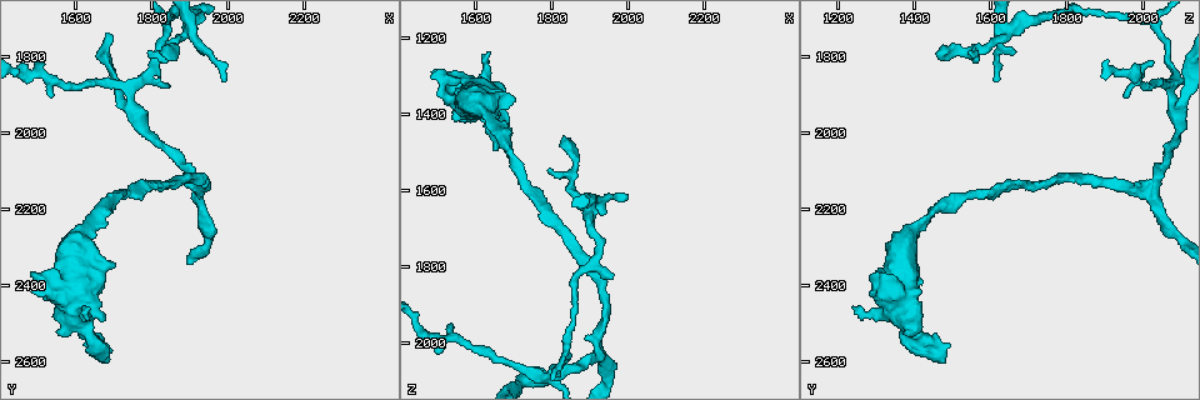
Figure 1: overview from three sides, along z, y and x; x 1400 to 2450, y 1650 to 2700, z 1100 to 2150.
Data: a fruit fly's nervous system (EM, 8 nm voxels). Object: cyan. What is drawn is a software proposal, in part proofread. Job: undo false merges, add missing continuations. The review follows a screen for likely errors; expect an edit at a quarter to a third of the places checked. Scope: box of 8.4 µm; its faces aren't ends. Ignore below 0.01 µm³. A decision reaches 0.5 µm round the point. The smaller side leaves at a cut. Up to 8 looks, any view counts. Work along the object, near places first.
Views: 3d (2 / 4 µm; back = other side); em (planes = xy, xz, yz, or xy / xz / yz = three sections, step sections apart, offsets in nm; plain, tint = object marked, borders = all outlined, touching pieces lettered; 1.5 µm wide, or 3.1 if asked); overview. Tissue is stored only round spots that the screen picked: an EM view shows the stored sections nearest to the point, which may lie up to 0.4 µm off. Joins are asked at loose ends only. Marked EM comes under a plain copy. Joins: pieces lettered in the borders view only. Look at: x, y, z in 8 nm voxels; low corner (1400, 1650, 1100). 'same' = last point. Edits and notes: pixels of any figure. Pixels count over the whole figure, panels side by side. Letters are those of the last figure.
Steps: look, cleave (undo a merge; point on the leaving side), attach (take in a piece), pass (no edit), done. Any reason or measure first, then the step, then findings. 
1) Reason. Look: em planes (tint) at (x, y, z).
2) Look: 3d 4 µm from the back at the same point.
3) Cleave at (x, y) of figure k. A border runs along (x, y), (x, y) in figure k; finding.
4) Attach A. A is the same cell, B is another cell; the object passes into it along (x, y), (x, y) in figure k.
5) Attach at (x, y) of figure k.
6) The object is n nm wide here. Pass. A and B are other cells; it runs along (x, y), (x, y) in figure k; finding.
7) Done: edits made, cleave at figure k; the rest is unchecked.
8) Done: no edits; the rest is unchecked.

Sudden change in width. Look: 3d 2 µm from the back at (1750, 1885, 2070).

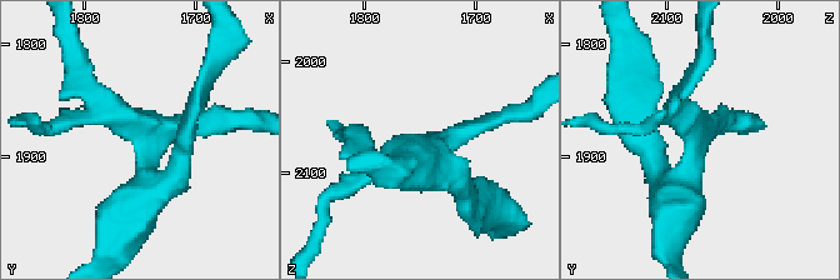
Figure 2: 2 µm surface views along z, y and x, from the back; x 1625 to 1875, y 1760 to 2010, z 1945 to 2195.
Now the EM. Look: em xy step 4 (borders) at (1746, 1880, 2076).

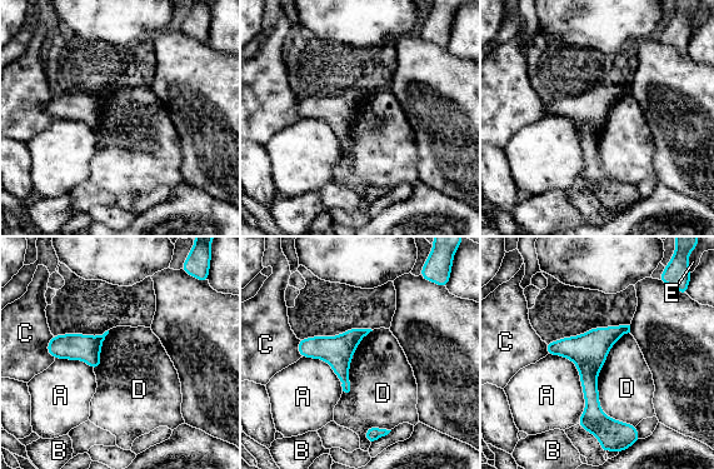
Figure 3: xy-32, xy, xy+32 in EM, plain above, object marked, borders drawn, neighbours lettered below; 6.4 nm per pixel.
Pass. A, B, C, D and E are other cells; it runs along (627, 328), (590, 357), (598, 432) in figure 3; all the same neuron.

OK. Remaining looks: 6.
Sharp bend. Look: em planes (borders) at (1900, 1730, 1660).

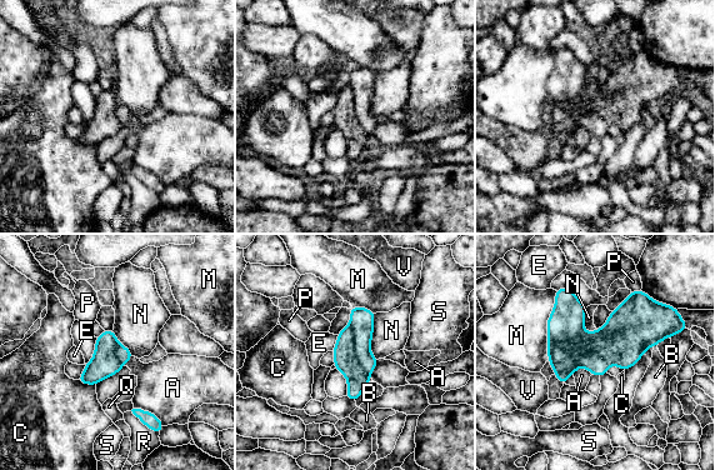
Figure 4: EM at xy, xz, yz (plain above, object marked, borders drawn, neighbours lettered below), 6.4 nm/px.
Cleave at (565, 324) of figure 4. A, B, C, E, M, N, P, Q, R, S and V are other cells; a border runs along (586, 334), (568, 345), (579, 366) in figure 4; two neurons meet here.

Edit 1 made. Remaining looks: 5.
Look: em yz step 4 (borders) at (1700, 2350, 1365).

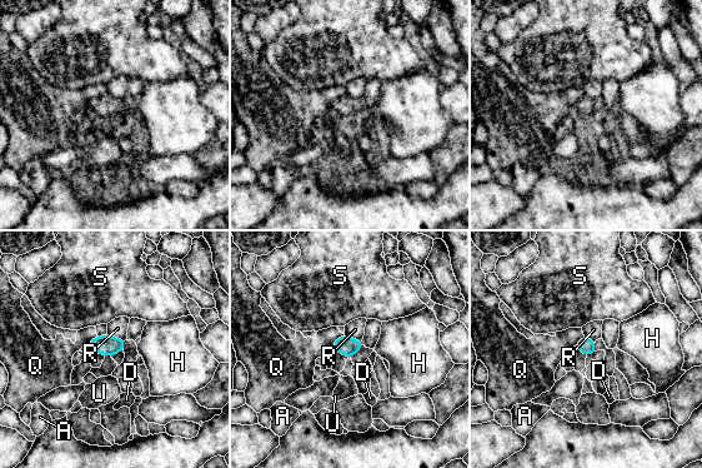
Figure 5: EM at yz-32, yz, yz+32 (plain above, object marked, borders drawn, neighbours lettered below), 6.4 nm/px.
Look: em planes (borders) at the same point.

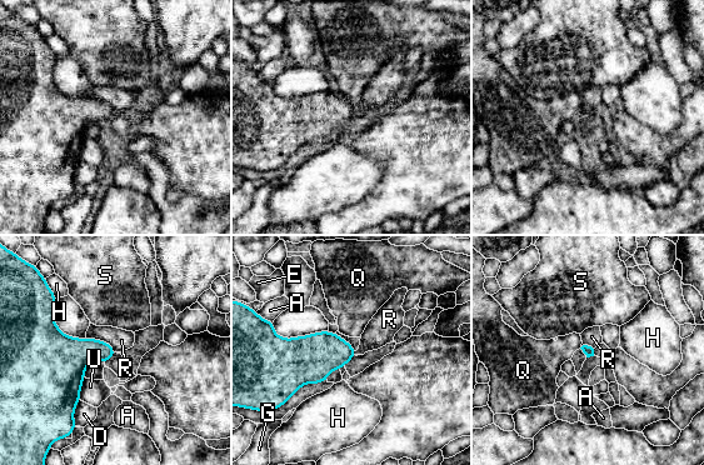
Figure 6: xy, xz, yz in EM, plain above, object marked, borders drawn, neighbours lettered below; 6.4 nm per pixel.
Pass. A, D, E, G, H, Q, R, S and U are other cells; a border runs along (86, 338), (104, 340), (116, 351) in figure 6; none of them fits.

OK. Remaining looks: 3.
Done: edits made, cleave at figure 4; the rest is unchecked.

